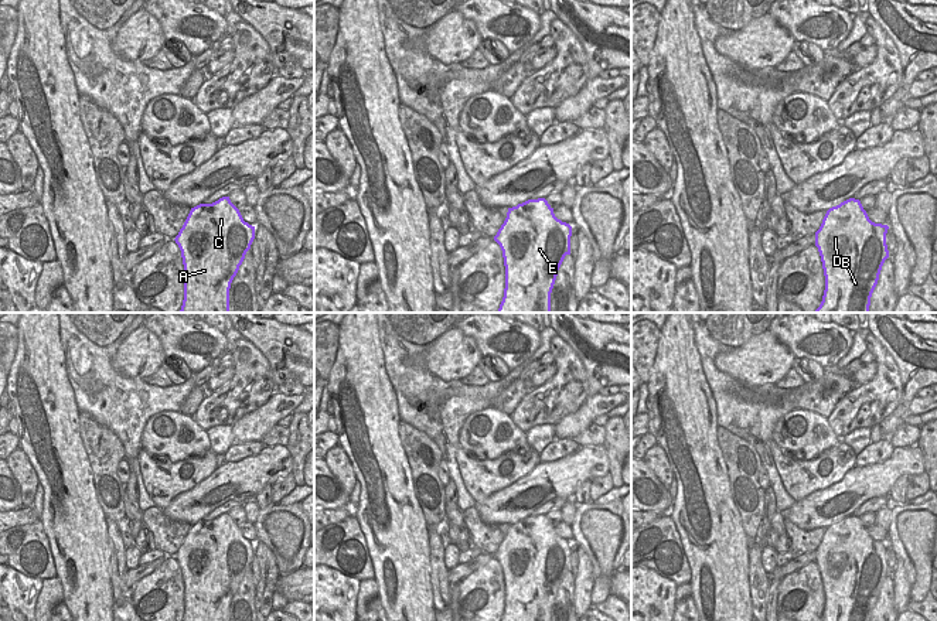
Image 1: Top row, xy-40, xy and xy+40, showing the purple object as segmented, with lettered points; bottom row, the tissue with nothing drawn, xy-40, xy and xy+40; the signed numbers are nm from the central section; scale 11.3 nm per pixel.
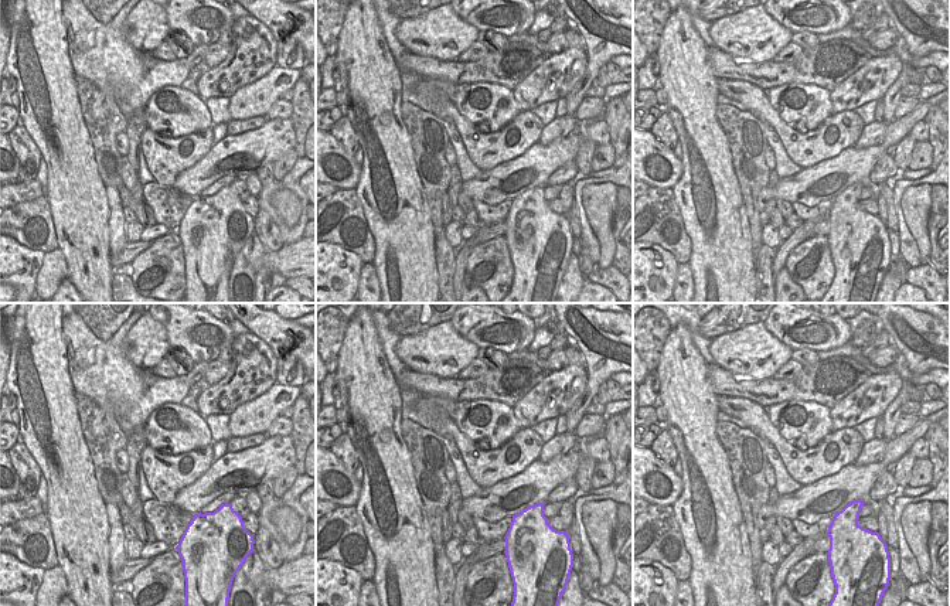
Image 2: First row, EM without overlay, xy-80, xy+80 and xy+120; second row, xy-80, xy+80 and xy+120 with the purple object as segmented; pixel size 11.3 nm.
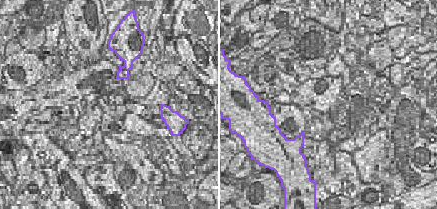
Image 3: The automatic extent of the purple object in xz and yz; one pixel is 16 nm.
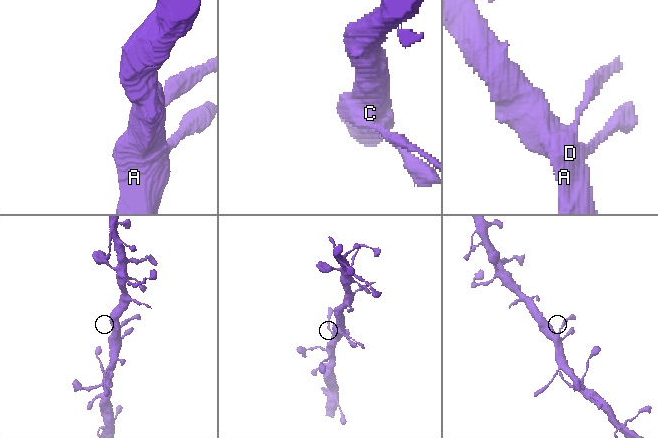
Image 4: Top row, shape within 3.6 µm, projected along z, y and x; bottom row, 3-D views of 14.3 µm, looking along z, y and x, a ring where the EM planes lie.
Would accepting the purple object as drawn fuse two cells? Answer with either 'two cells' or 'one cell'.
one cell

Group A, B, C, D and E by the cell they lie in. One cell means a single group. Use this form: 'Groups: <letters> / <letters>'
Groups: A B C D E

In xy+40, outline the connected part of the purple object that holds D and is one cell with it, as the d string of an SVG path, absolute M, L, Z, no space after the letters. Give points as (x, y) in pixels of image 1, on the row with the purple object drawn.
M849 198L827 211L815 232L825 290L815 313L869 313L870 297L885 260L889 257L886 233L889 226L869 219L859 199Z

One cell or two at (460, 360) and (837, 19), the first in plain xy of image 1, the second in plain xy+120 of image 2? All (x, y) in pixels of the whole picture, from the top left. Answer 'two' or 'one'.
two

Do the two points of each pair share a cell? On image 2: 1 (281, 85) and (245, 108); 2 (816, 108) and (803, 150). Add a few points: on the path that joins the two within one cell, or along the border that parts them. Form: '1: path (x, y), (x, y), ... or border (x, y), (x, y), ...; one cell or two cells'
1: path (272, 85), (254, 99); one cell
2: border (831, 113), (809, 132); two cells

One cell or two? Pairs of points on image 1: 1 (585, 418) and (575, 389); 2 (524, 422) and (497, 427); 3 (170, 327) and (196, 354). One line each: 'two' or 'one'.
1: two
2: two
3: one

